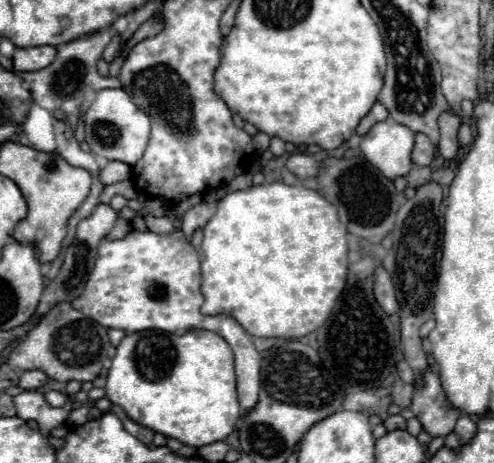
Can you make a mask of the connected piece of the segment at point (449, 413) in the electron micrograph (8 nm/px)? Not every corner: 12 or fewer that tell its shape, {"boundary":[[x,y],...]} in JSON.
{"boundary":[[424,371],[408,409],[432,435],[454,431],[460,409]]}

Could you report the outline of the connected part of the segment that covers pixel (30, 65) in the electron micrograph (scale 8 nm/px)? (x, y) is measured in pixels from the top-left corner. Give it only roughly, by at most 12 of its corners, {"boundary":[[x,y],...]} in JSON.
{"boundary":[[56,47],[16,49],[16,71],[38,71],[56,57]]}

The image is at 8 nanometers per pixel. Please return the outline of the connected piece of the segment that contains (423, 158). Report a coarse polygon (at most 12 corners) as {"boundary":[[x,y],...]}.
{"boundary":[[416,133],[412,161],[430,165],[434,145],[424,133]]}

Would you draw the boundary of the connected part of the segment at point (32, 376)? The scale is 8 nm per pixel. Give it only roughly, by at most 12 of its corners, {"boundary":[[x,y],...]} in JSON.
{"boundary":[[24,371],[22,389],[38,389],[48,381],[42,371]]}

